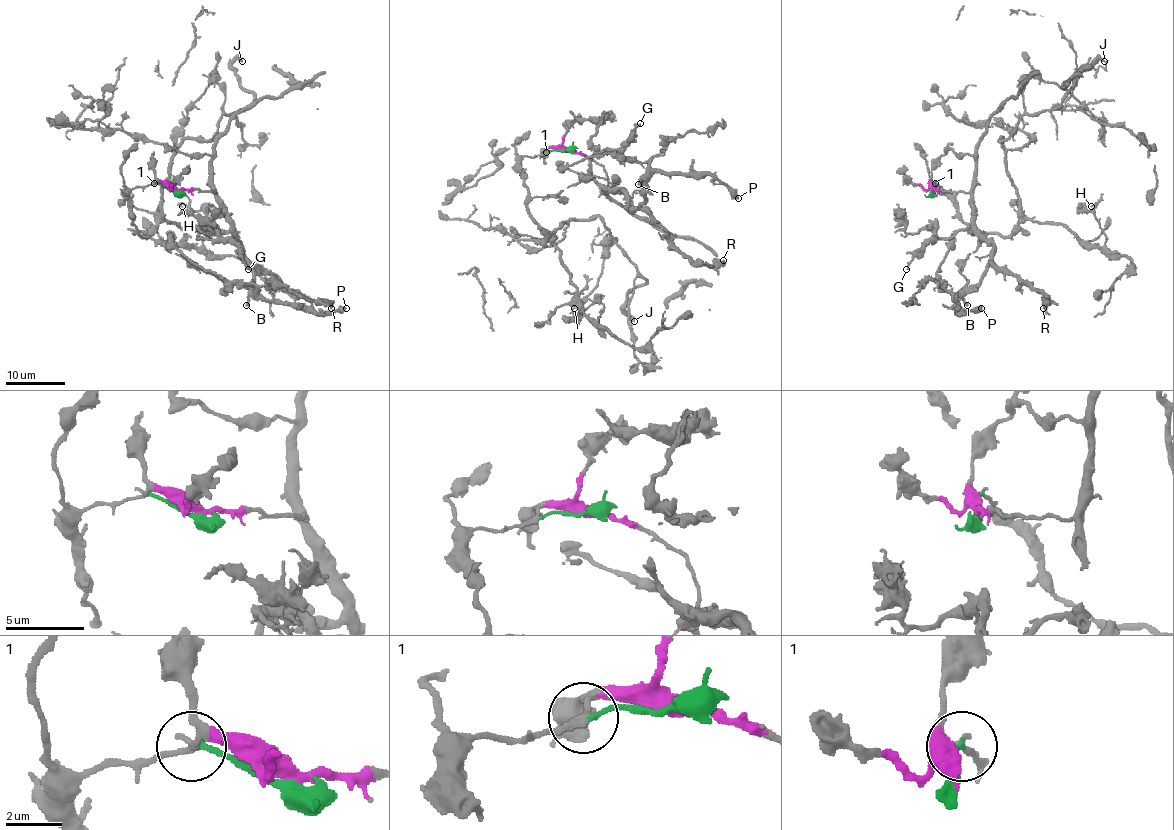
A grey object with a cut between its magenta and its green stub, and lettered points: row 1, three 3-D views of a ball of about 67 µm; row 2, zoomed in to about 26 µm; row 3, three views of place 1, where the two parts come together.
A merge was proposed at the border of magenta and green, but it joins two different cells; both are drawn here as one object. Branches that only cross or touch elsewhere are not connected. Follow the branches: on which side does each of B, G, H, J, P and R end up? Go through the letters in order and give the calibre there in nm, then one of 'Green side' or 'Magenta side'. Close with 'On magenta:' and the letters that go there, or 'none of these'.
B: Thickness 280 nm. Magenta side
G: Thickness 190 nm. Magenta side
H: Thickness 90 nm. Green side
J: Thickness 320 nm. Green side
P: Thickness 480 nm. Magenta side
R: Thickness 400 nm. Magenta side
On magenta: B, G, P, R

